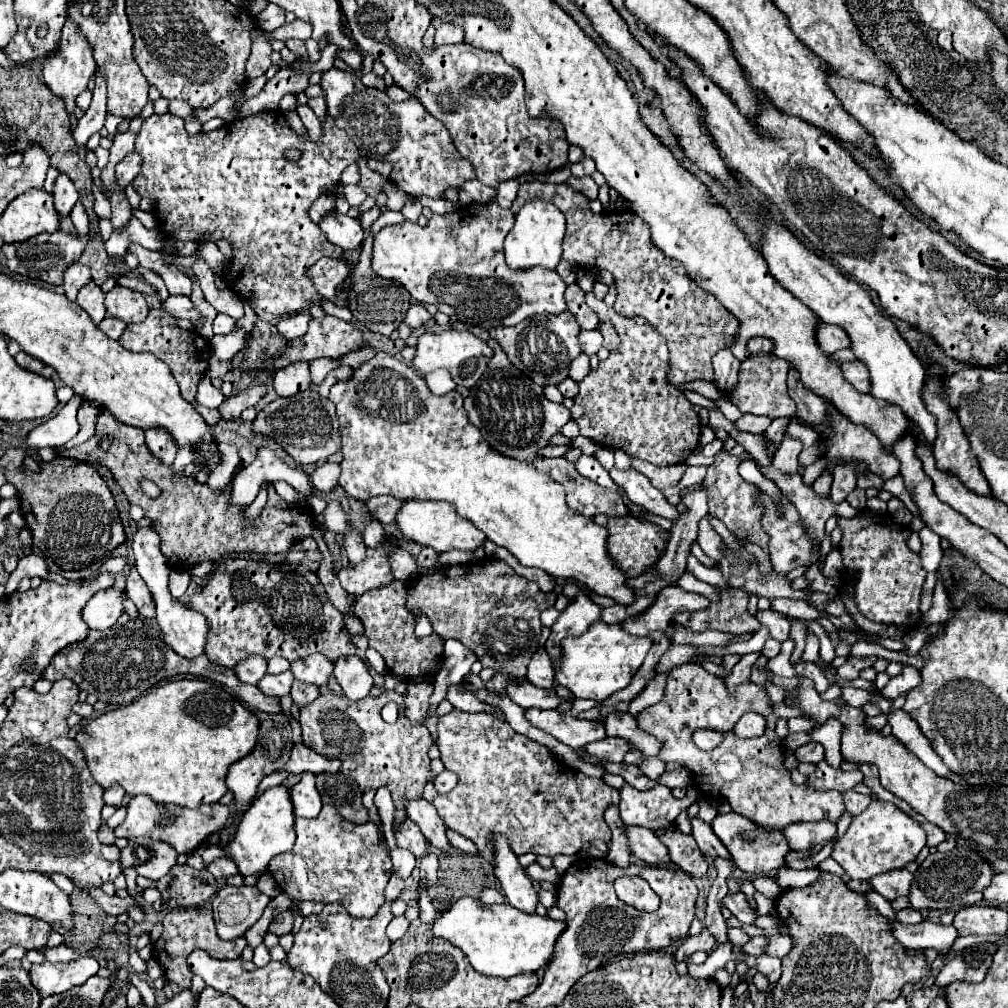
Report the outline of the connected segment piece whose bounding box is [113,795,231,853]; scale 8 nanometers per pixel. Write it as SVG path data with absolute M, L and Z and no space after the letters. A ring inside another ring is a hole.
M135 795L129 799L127 803L127 817L121 825L115 827L115 837L151 837L151 839L159 839L165 843L171 843L179 853L191 853L195 851L201 843L207 841L207 837L215 831L221 831L227 825L229 819L229 807L221 805L221 803L213 803L213 805L201 805L197 809L187 809L187 807L179 807L179 805L163 805L163 803L155 803L151 797L147 795Z

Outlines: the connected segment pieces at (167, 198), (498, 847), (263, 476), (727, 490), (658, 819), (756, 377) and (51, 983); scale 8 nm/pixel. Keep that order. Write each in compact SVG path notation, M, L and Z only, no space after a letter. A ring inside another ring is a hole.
M263 111L237 119L235 123L227 123L211 133L197 135L187 135L181 117L171 113L151 115L143 121L143 127L137 133L135 151L143 155L143 165L133 181L133 187L141 197L151 197L155 201L153 213L157 213L163 237L195 243L215 243L219 239L229 241L233 257L229 259L221 279L229 283L229 289L235 295L251 303L259 319L273 321L283 315L309 313L311 305L321 305L325 301L325 297L317 293L305 269L321 257L345 259L345 253L323 235L319 225L309 219L307 211L319 195L335 193L335 185L339 183L343 169L361 157L357 145L335 125L331 115L321 121L321 137L317 143L295 133L281 111ZM291 147L301 151L301 159L297 163L289 163L283 157L283 151Z
M493 835L491 847L495 851L495 859L493 859L495 877L501 883L507 903L525 913L535 913L537 891L533 889L531 879L517 861L517 855L511 851L507 839L503 835Z
M261 447L251 465L243 467L233 479L233 505L251 505L259 493L259 487L267 481L287 481L303 497L313 495L309 475L301 467L287 465L275 451Z
M719 451L715 455L715 463L707 467L707 477L703 481L703 487L707 489L707 503L709 503L709 513L725 523L725 527L733 533L737 533L741 539L749 539L751 543L757 543L761 549L767 547L767 533L763 527L759 527L759 515L763 515L763 509L755 505L753 495L755 495L755 485L747 483L741 479L737 473L739 459L729 455L727 451Z
M631 785L619 789L619 817L625 825L643 825L647 829L671 827L681 813L691 803L697 801L697 791L689 789L687 797L675 799L671 789L665 785L655 785L649 791L637 791Z
M759 353L751 355L741 363L739 369L739 383L731 393L731 403L741 411L741 413L751 413L751 415L765 415L769 419L779 419L779 417L793 417L795 415L795 403L787 393L787 371L789 363L771 355L771 353Z
M81 957L69 963L49 963L43 961L39 965L33 965L29 975L35 983L41 997L65 993L75 985L85 983L89 977L97 975L99 963L93 957Z

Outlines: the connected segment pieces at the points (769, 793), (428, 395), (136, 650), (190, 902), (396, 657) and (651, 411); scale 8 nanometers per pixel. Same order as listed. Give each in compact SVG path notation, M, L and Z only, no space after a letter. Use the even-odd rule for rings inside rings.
M685 663L673 667L667 675L665 697L637 715L639 727L663 741L663 751L659 759L677 761L687 767L695 779L705 779L705 791L713 799L725 799L735 813L761 823L767 829L785 829L789 823L799 821L837 821L845 807L843 795L839 791L815 791L809 785L795 785L791 773L785 767L785 753L781 749L781 739L775 735L773 707L769 695L763 687L747 681L737 685L735 695L727 689L725 679L719 679L705 671L697 663ZM747 711L757 711L765 717L765 735L753 739L741 739L733 733L735 723ZM697 729L713 729L723 733L721 745L711 751L699 751L693 745L691 735Z
M377 353L371 361L367 361L363 367L355 369L353 371L353 377L349 381L341 381L341 383L335 383L331 393L329 393L329 401L335 403L337 407L337 415L339 415L339 425L341 425L341 435L343 435L343 455L345 455L345 461L341 463L341 479L339 479L339 485L347 491L349 497L355 497L359 501L367 501L371 497L377 497L377 495L391 495L395 499L419 499L419 501L447 501L447 503L453 503L457 507L457 513L465 519L469 519L477 529L481 529L487 539L491 539L493 543L505 547L509 553L515 555L515 559L523 565L523 567L539 567L543 571L547 571L549 575L553 577L561 577L561 579L573 579L581 585L587 585L591 591L599 593L599 595L605 595L605 597L611 597L615 599L619 605L631 605L633 599L635 599L635 589L627 585L627 577L623 571L619 571L619 567L613 563L613 559L609 557L607 553L607 529L599 527L593 517L585 517L581 513L577 513L575 509L571 509L565 501L565 489L555 481L551 479L551 475L543 473L543 471L537 471L531 463L527 461L517 461L513 457L505 457L501 455L499 451L491 449L489 443L481 437L479 429L469 421L467 417L467 411L463 409L463 397L457 393L457 391L451 391L443 397L437 397L433 395L427 385L425 385L425 379L413 369L409 367L407 363L395 359L393 355L389 353Z
M139 617L135 623L127 623L125 627L115 625L107 631L91 631L83 643L73 643L71 647L65 647L63 651L59 651L59 655L55 655L55 659L51 661L51 667L47 667L45 671L47 681L55 683L63 677L73 679L83 691L95 693L101 701L111 703L115 707L129 705L147 689L175 675L195 675L195 677L211 679L215 683L231 687L243 703L247 703L249 707L257 711L283 713L277 697L263 697L263 693L257 687L239 683L239 679L235 679L233 669L213 665L205 655L197 659L183 659L181 655L175 655L175 651L171 651L163 643L163 637L159 635L159 625L155 623L155 619L143 621Z
M175 865L163 879L155 881L161 899L153 903L157 911L171 911L179 907L199 907L217 893L215 877L203 869L197 871L189 865Z
M393 581L391 587L381 587L379 591L369 591L367 595L357 597L355 615L361 623L369 623L365 627L365 637L369 639L369 647L375 649L387 663L389 673L405 679L415 677L435 677L441 671L443 661L443 639L439 635L417 637L413 633L413 615L405 609L407 585L401 581Z
M593 293L587 295L587 305L593 307L593 311L603 321L611 321L615 325L615 331L621 337L621 345L609 353L605 361L599 363L597 369L591 369L585 379L581 379L579 393L573 397L571 417L579 425L579 433L583 437L593 439L597 445L607 449L621 449L629 457L639 457L643 461L649 461L657 467L663 465L675 465L685 463L687 457L695 451L701 435L701 423L693 409L693 405L685 399L685 395L669 383L669 351L665 339L647 323L643 317L623 317L613 307L607 307L605 301L599 301Z

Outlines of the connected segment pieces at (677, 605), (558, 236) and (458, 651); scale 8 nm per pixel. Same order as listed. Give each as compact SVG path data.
M677 585L665 587L655 603L647 609L647 613L639 615L639 617L631 617L623 623L623 629L627 633L633 635L651 635L653 631L667 631L669 629L669 621L673 615L677 613L685 613L685 611L699 611L699 609L707 609L709 607L709 599L699 595L699 593L689 593Z
M529 201L515 213L515 225L505 237L505 257L511 269L529 269L541 265L555 269L561 261L561 241L565 237L565 215L547 201Z
M445 641L445 661L443 671L435 677L435 693L431 695L431 707L437 707L446 698L451 685L460 684L471 671L471 665L477 661L475 653L463 647L459 641Z

